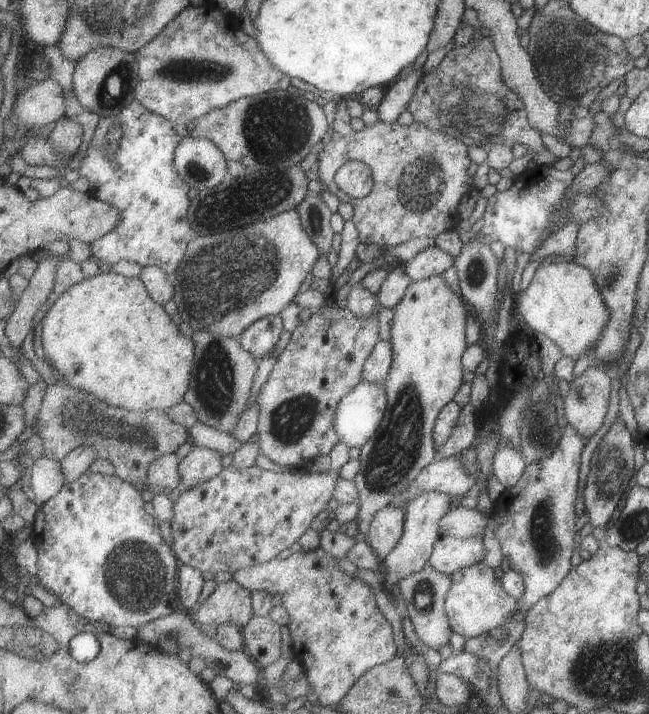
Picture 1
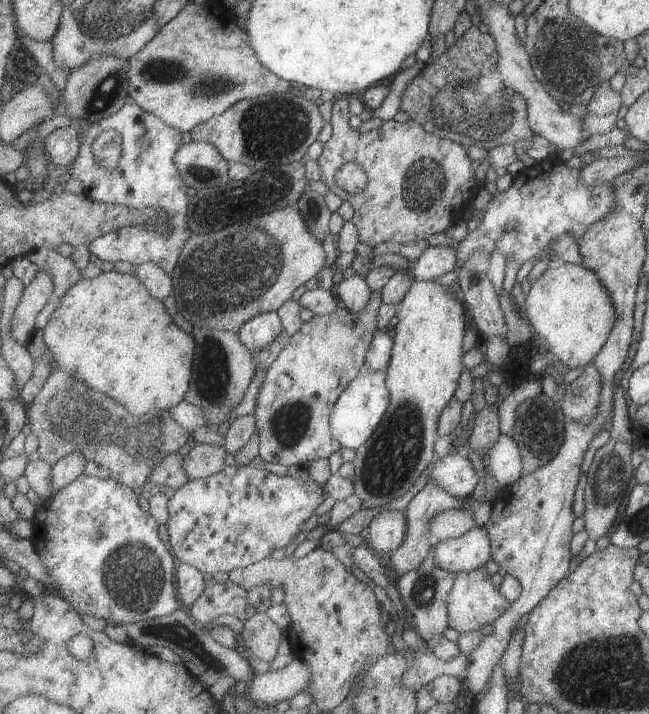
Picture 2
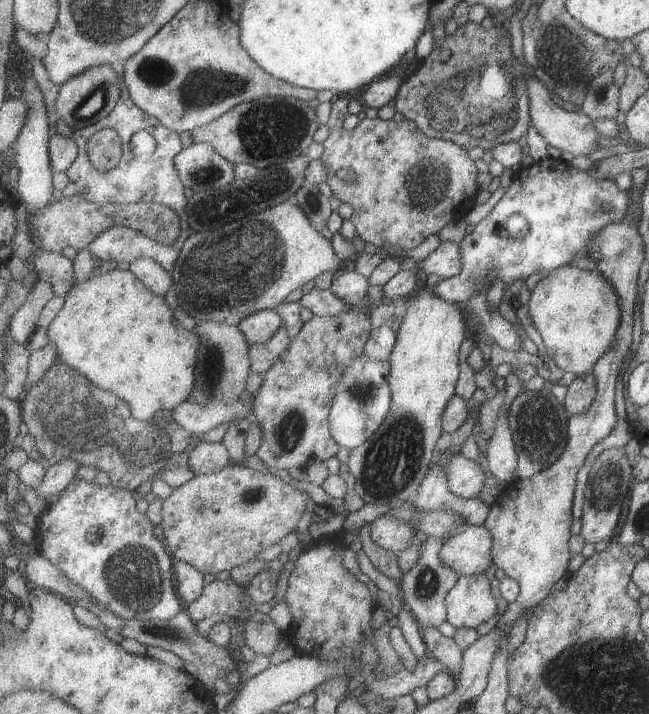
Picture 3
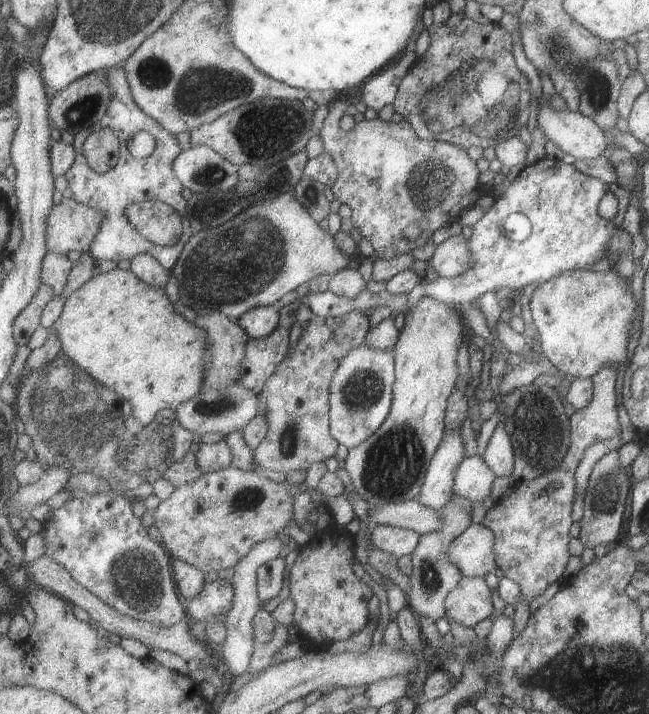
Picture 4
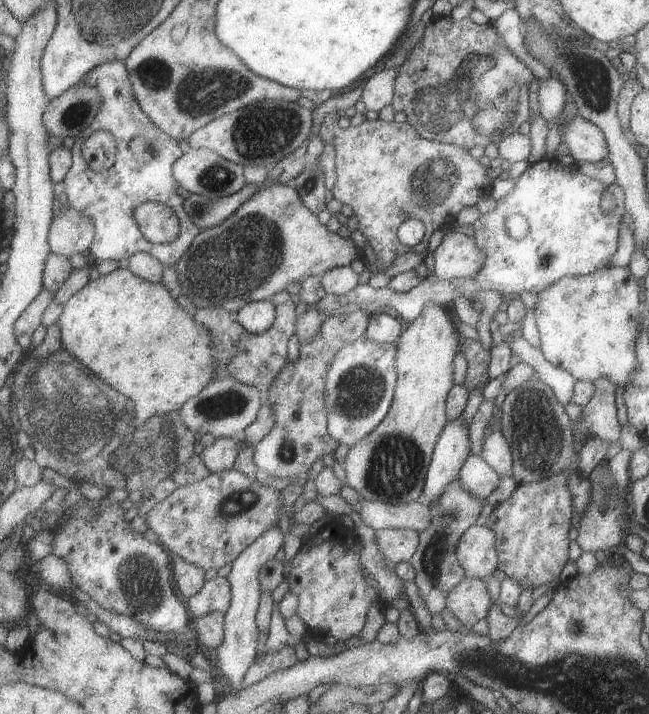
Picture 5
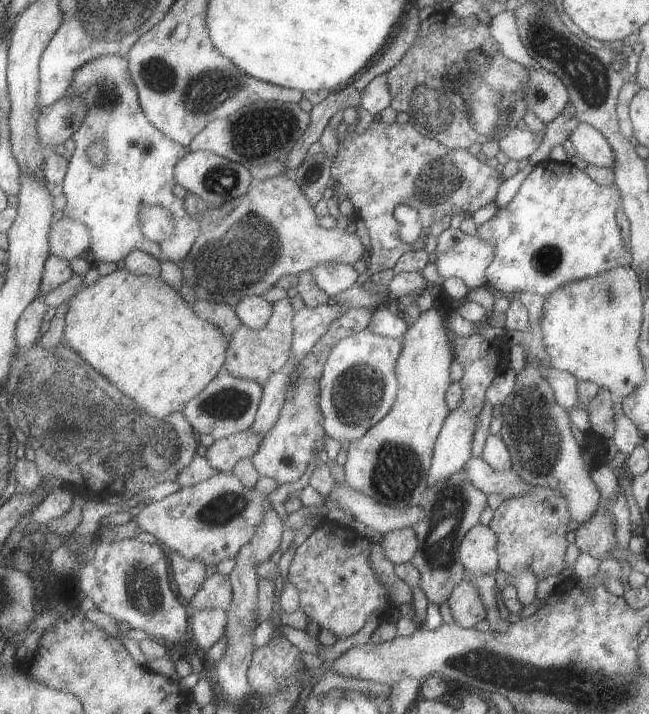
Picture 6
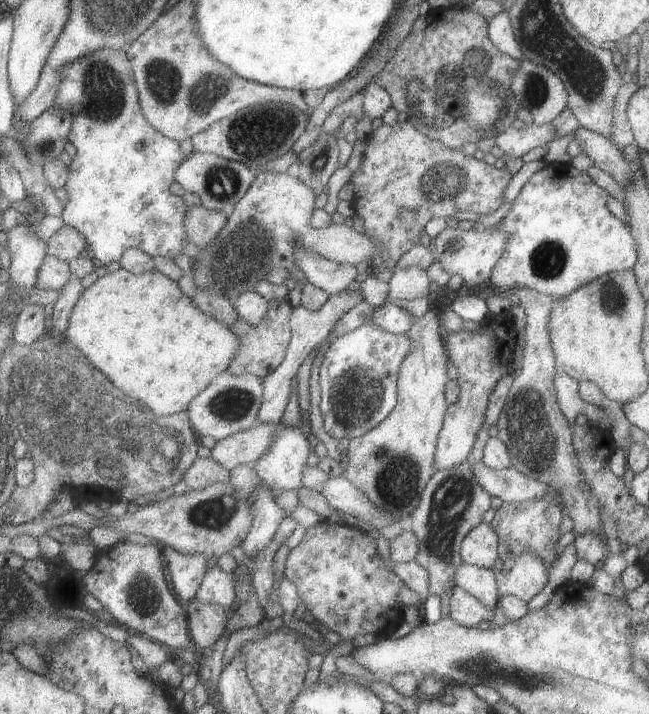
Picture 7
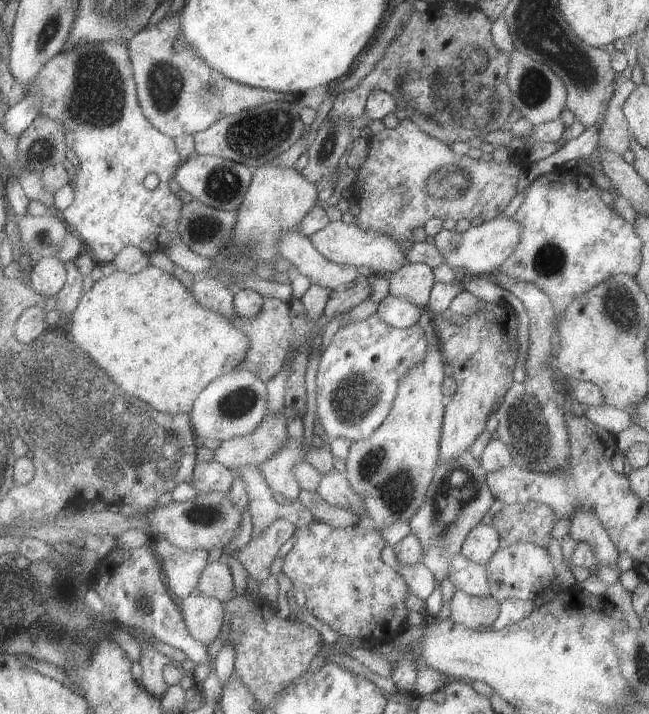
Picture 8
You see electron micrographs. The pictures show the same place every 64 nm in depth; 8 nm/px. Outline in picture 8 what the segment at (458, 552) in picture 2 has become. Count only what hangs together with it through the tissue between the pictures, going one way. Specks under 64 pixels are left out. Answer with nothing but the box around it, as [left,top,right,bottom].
[462,524,500,566]

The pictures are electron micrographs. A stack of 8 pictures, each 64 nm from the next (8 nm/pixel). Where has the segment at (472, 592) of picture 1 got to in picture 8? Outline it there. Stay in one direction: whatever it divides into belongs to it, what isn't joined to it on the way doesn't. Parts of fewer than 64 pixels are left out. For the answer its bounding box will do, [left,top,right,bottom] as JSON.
[451,591,500,630]

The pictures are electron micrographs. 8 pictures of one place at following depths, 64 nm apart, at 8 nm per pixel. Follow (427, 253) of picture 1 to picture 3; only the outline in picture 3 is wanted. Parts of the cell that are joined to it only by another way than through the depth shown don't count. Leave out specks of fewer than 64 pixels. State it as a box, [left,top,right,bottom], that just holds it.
[419,241,462,279]

